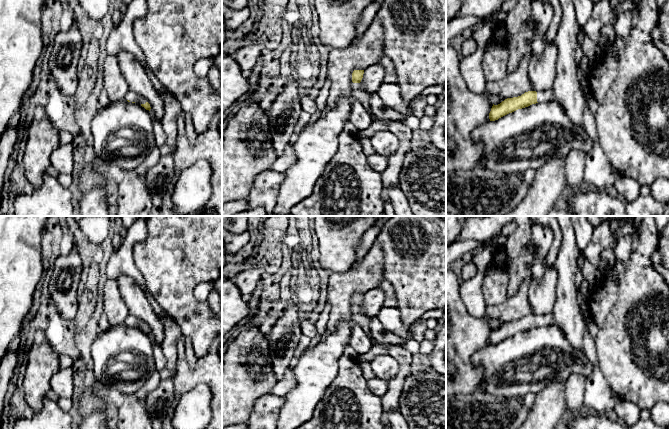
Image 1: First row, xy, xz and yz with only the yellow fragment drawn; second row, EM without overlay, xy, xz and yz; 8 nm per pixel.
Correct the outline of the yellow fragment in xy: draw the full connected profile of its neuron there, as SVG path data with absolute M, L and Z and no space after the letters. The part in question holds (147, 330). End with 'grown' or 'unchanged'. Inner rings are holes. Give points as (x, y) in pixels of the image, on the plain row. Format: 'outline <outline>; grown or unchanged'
outline M129 315L124 323L128 326L139 328L142 331L144 331L146 334L150 335L150 333L151 333L150 328L144 321L142 321L132 315Z; grown

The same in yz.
outline M552 313L539 316L528 315L521 320L507 322L498 329L493 328L489 337L489 343L490 345L495 345L518 333L522 333L536 327L549 326L555 323Z; grown

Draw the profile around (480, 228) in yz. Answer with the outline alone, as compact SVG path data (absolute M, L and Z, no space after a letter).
M473 216L464 220L463 230L456 241L476 240L485 242L495 239L495 247L506 247L507 238L501 233L514 216Z

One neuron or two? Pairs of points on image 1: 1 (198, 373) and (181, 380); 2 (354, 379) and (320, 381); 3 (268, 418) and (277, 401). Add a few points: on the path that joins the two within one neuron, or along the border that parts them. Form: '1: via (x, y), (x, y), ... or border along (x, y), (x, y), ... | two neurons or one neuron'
1: via (194, 376), (185, 379) | one neuron
2: border along (340, 357), (337, 376), (320, 399) | two neurons
3: via (268, 414), (268, 410), (273, 405) | one neuron

